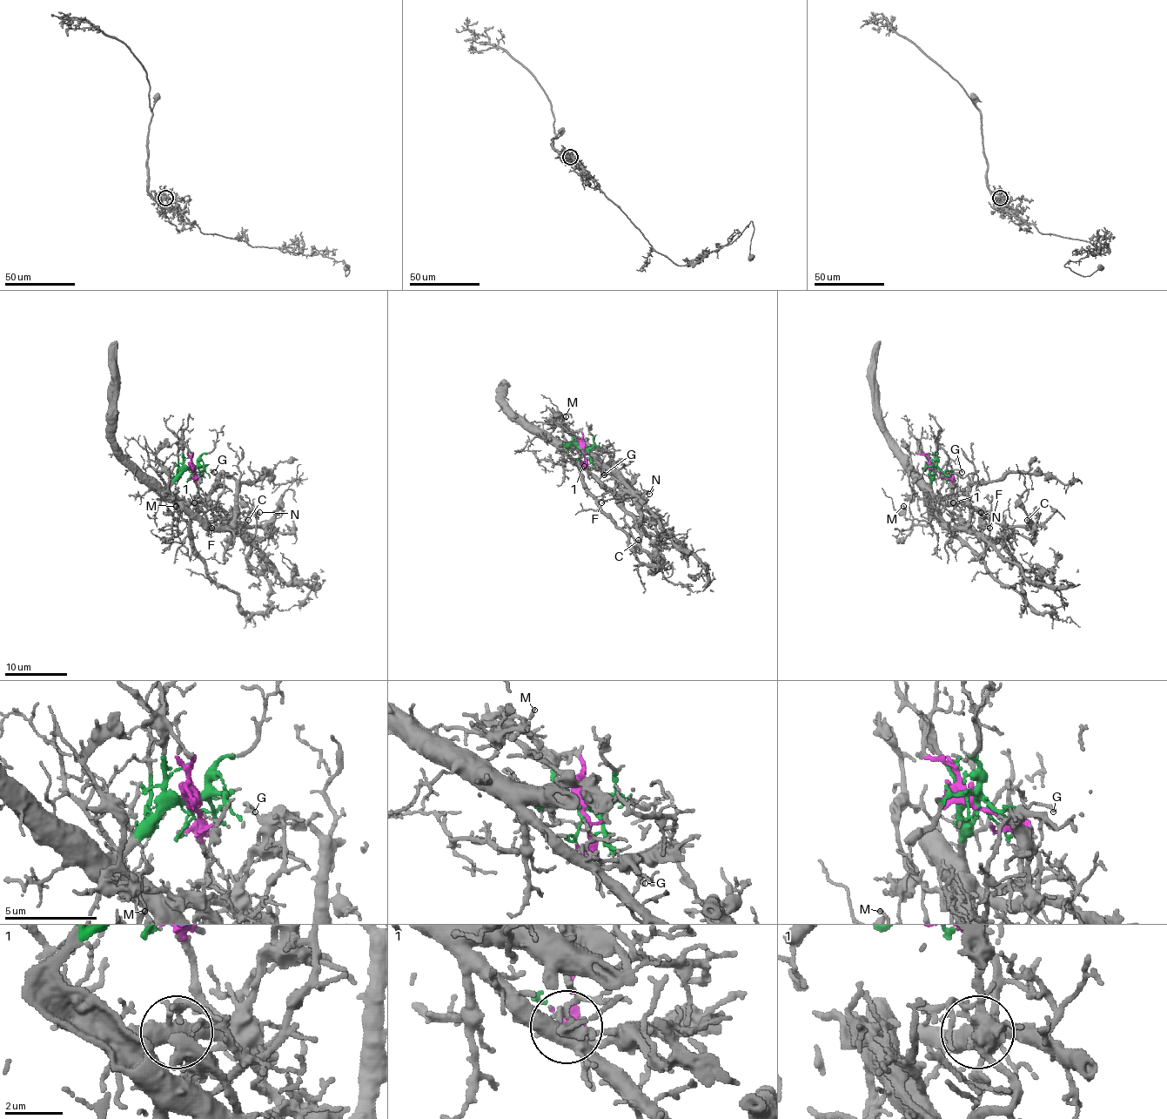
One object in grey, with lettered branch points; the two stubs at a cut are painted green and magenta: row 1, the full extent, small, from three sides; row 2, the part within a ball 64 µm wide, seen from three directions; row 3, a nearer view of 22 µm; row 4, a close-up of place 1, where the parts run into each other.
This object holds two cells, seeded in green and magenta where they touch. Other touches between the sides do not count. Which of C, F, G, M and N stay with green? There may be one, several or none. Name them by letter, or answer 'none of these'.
C, F, M

